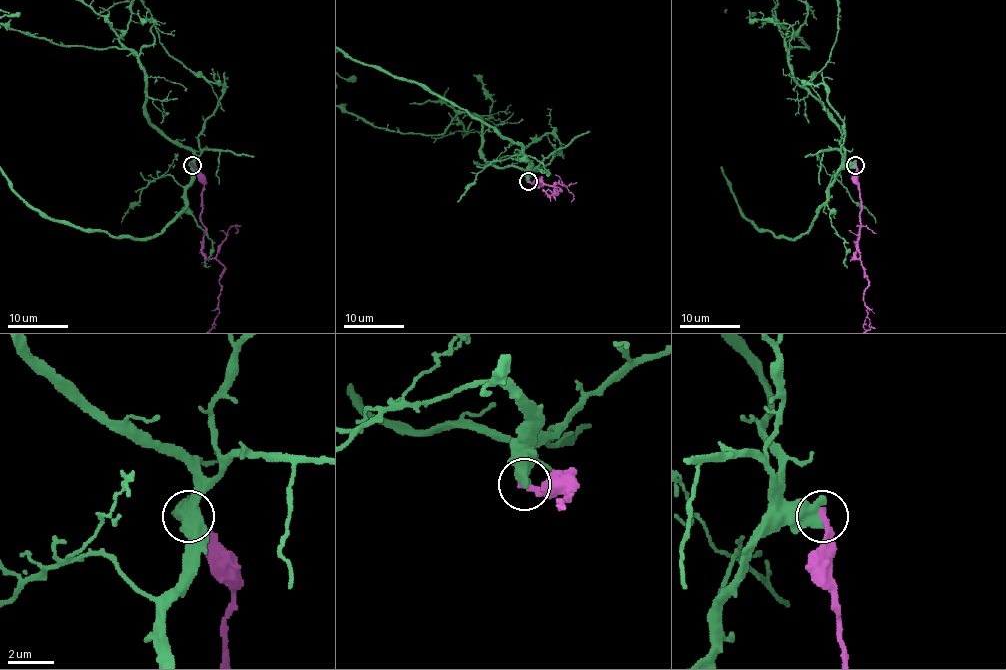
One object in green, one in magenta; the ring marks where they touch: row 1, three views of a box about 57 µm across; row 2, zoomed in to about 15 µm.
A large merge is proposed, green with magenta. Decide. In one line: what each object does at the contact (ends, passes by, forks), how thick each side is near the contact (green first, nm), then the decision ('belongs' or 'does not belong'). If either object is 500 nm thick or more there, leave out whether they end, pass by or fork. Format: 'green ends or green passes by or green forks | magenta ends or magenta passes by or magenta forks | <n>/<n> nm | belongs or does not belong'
600/280 nm | does not belong

